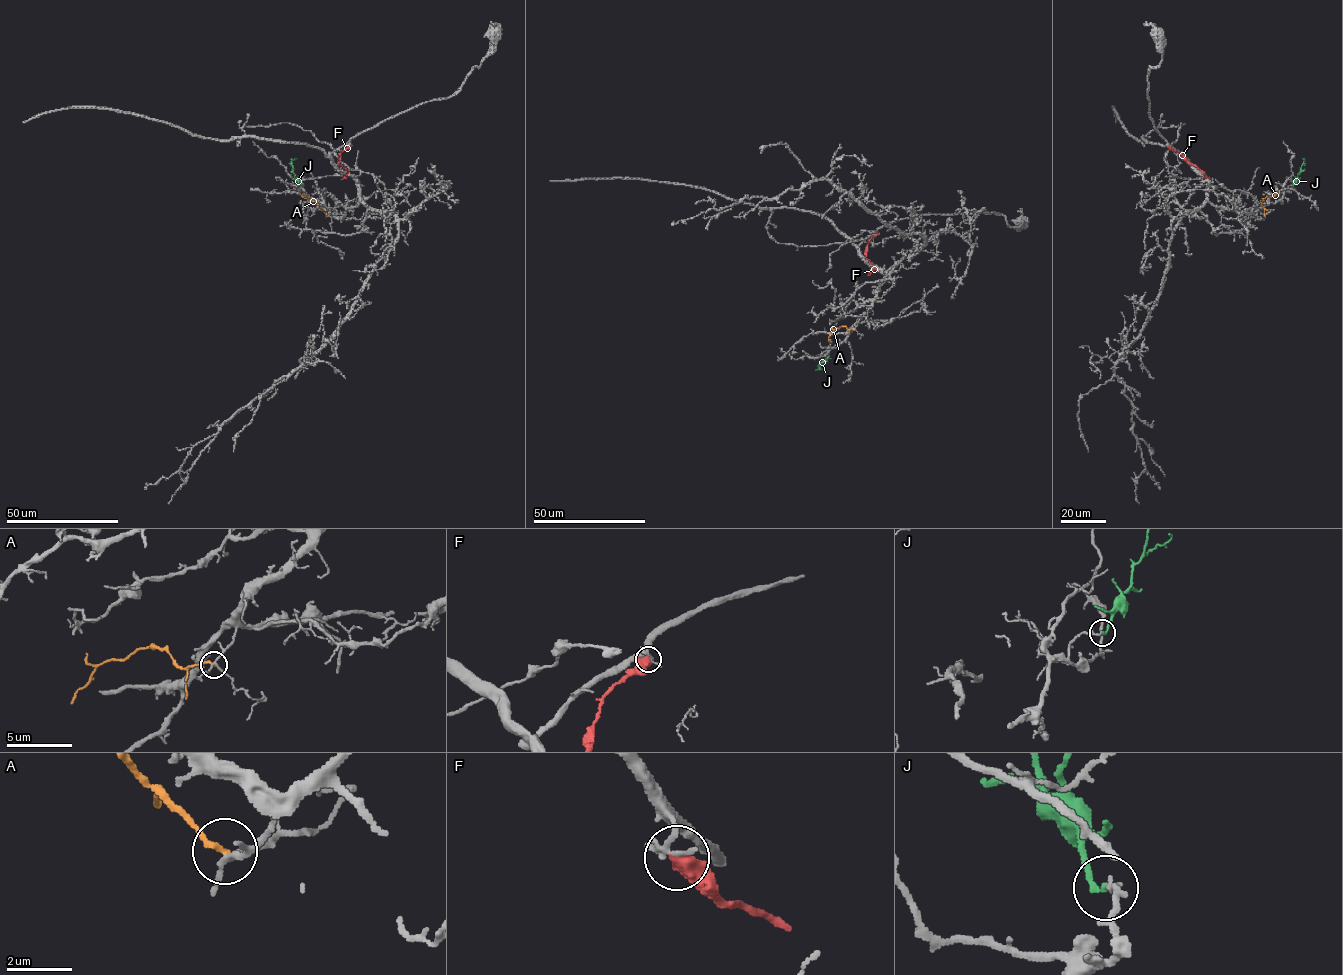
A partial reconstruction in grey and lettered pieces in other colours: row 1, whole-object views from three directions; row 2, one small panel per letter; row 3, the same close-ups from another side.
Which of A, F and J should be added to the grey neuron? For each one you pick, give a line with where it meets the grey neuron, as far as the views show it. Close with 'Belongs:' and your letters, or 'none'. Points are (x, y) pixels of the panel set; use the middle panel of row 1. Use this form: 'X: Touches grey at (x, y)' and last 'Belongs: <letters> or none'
J: Touches grey at (828, 358)
Belongs: J

